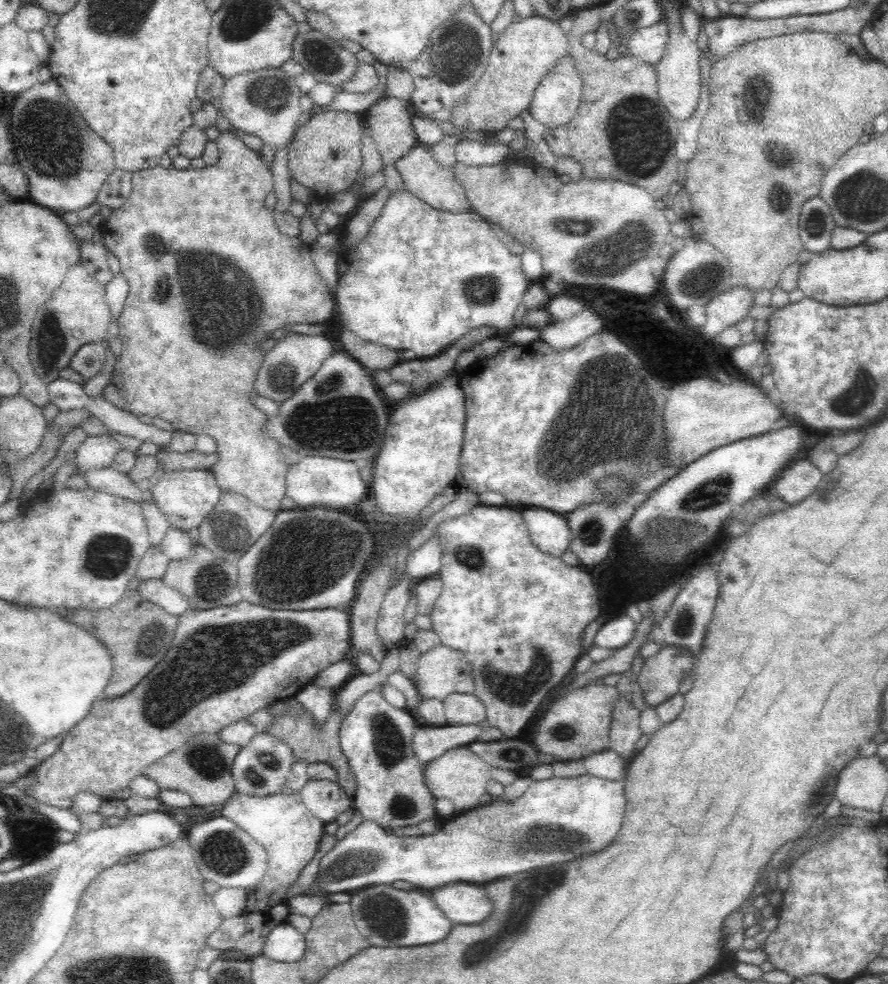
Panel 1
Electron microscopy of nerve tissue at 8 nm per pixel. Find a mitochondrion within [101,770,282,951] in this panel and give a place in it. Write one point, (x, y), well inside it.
(222, 852)

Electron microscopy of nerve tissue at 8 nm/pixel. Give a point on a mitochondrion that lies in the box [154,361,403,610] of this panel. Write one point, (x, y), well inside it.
(293, 568)

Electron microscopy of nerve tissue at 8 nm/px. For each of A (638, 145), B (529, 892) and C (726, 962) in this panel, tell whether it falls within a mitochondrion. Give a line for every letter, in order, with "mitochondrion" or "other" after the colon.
A: mitochondrion
B: mitochondrion
C: other

